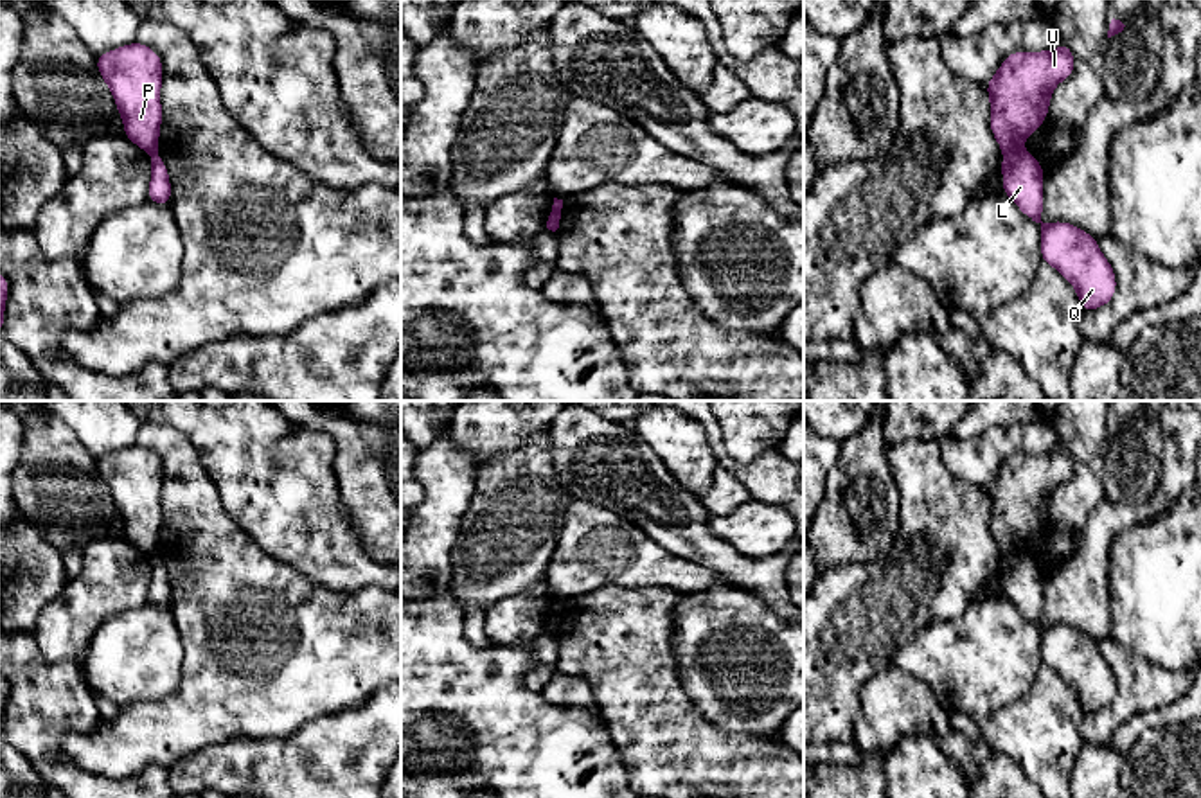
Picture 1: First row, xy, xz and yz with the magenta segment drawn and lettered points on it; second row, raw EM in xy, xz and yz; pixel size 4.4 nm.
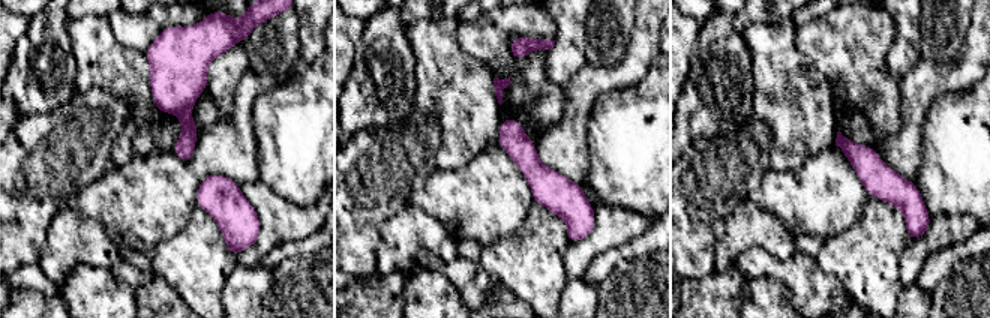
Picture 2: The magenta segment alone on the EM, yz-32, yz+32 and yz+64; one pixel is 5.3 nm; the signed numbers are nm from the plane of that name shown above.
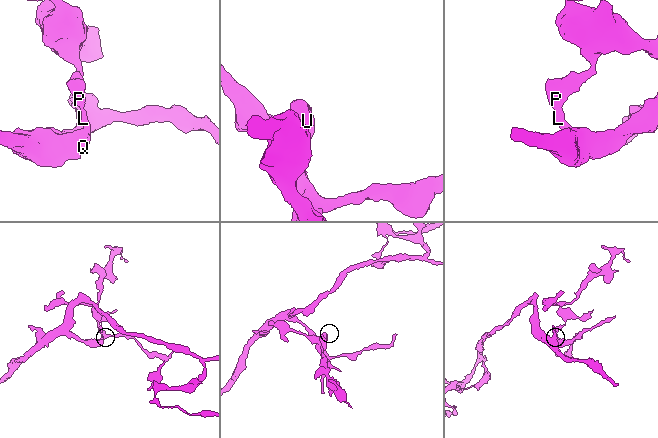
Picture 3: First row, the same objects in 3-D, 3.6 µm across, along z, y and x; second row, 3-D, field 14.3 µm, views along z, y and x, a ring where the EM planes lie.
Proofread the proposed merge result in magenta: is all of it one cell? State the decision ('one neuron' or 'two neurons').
two neurons

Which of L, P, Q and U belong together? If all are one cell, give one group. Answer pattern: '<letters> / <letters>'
L Q / P U

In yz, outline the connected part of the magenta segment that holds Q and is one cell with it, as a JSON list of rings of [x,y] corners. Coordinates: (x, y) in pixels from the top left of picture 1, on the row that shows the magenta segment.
[[[1007,153],[1000,169],[1003,194],[1028,219],[1041,225],[1041,261],[1055,268],[1075,288],[1084,313],[1109,304],[1116,293],[1116,277],[1097,237],[1066,221],[1041,221],[1045,169],[1036,155]]]

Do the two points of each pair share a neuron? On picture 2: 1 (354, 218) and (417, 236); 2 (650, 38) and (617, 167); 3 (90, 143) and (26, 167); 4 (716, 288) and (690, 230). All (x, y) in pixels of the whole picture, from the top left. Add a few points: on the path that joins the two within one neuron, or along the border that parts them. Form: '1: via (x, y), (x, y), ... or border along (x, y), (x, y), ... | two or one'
1: border along (407, 203), (380, 224), (375, 260) | two
2: border along (654, 60), (648, 72), (636, 83), (606, 93) | two
3: via (74, 140), (53, 140), (42, 150) | one
4: border along (713, 269), (702, 276), (686, 278) | two

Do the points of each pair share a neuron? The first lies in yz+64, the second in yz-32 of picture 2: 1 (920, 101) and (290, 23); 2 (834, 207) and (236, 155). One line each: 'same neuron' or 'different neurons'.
1: different neurons
2: same neuron

